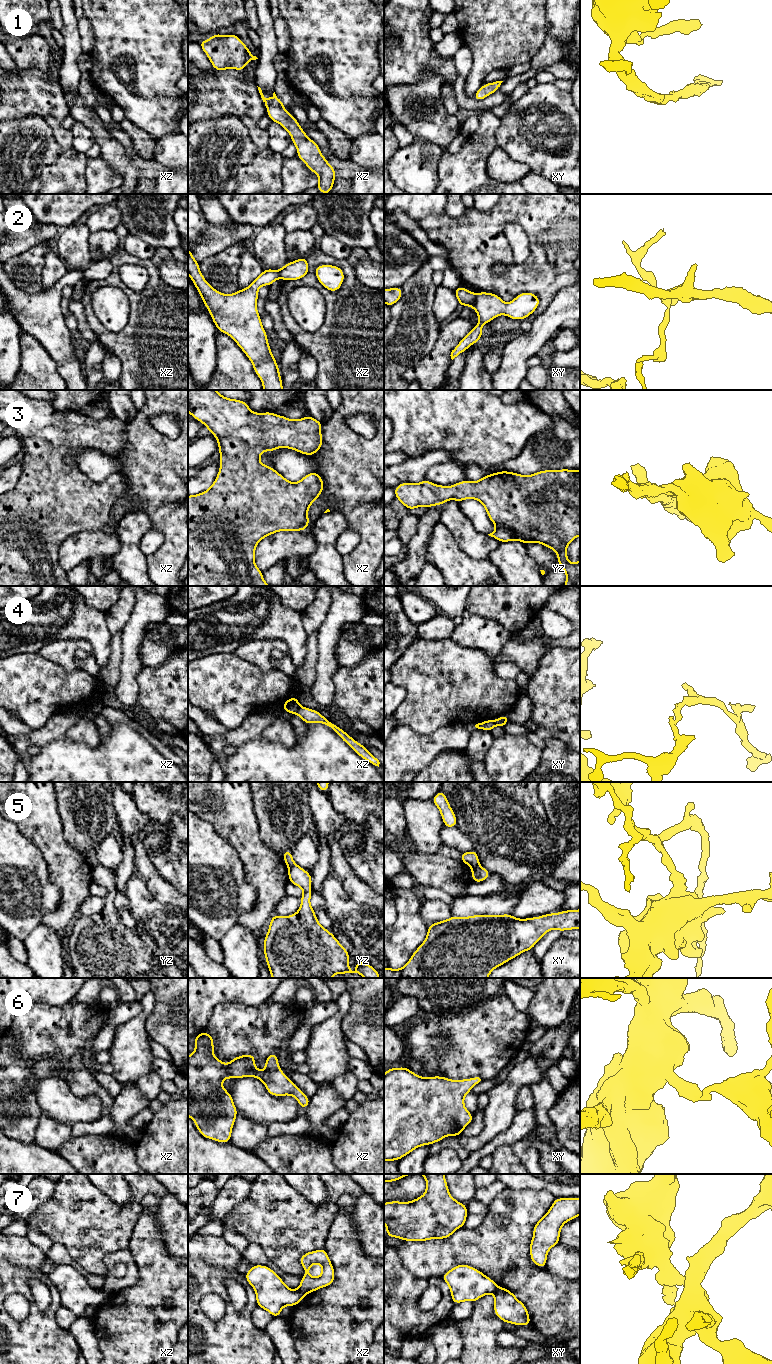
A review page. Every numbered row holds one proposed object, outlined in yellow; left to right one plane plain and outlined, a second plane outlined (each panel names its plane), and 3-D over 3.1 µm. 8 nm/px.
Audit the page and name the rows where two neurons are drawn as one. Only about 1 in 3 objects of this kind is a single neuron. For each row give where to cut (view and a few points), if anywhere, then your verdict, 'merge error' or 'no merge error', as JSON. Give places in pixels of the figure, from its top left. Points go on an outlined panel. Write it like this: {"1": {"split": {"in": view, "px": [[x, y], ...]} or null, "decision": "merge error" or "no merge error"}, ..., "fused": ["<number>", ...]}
{"1": {"split": null, "decision": "no merge error"}, "2": {"split": {"in": "xy", "px": [[476, 294], [472, 307]]}, "decision": "merge error"}, "3": {"split": null, "decision": "no merge error"}, "4": {"split": {"in": "xz", "px": [[300, 706], [296, 713]]}, "decision": "merge error"}, "5": {"split": {"in": "yz", "px": [[294, 863], [288, 867]]}, "decision": "merge error"}, "6": {"split": null, "decision": "no merge error"}, "7": {"split": {"in": "xz", "px": [[298, 1288], [305, 1294]]}, "decision": "merge error"}, "fused": ["2", "4", "5", "7"]}

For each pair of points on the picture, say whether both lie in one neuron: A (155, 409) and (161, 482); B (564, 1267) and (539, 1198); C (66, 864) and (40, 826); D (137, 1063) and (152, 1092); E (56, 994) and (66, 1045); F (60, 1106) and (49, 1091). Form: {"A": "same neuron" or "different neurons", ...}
{"A": "same neuron", "B": "different neurons", "C": "same neuron", "D": "different neurons", "E": "different neurons", "F": "same neuron"}

